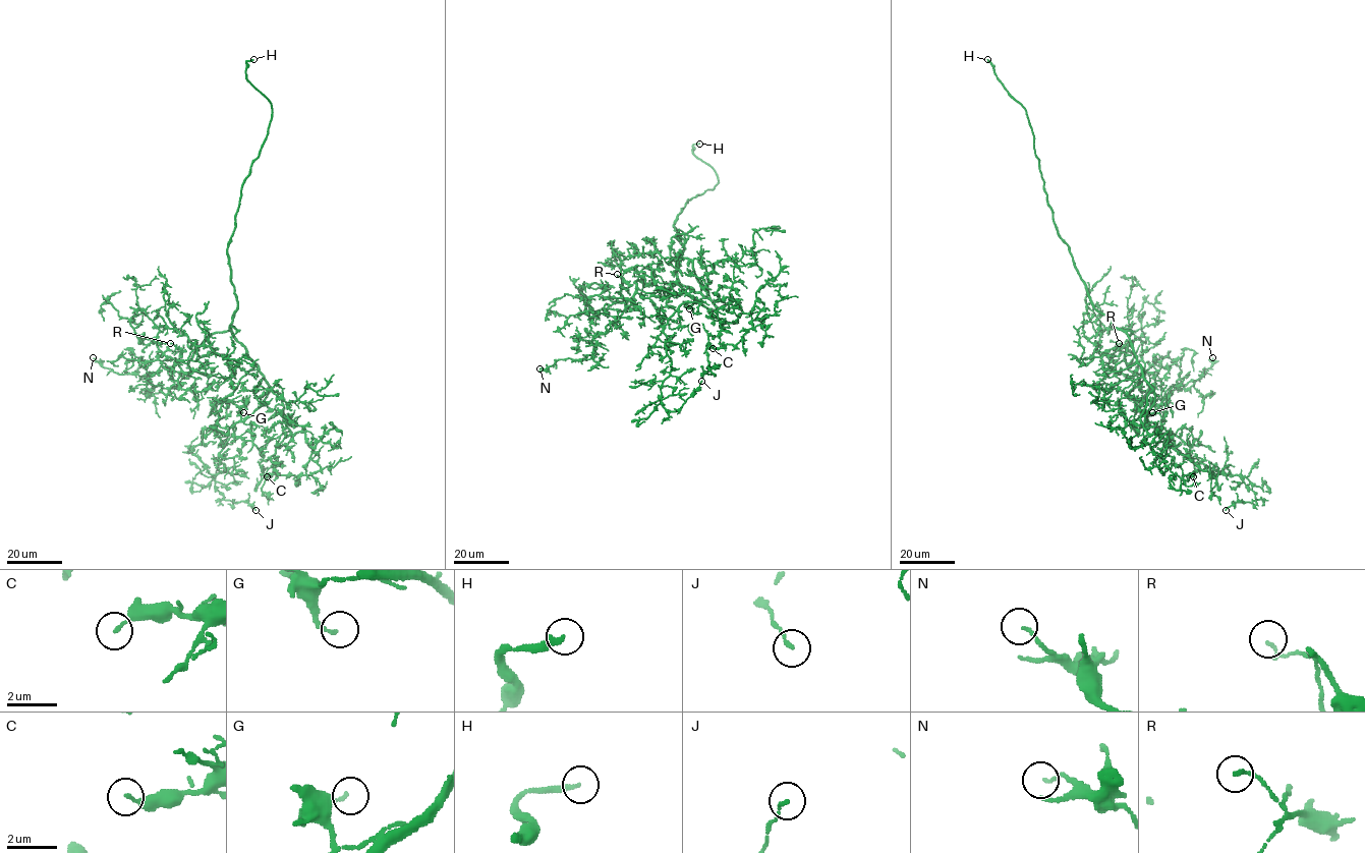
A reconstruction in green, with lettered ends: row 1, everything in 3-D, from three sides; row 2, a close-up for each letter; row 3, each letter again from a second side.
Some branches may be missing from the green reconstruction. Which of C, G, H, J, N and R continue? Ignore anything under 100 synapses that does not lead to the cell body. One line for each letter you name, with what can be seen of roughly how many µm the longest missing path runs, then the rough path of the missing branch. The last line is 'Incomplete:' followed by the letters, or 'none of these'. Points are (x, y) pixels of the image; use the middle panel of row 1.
H: about 30 µm are missing; missing branch runs (699, 144), (686, 115), (673, 107), (671, 101)
Incomplete: H

